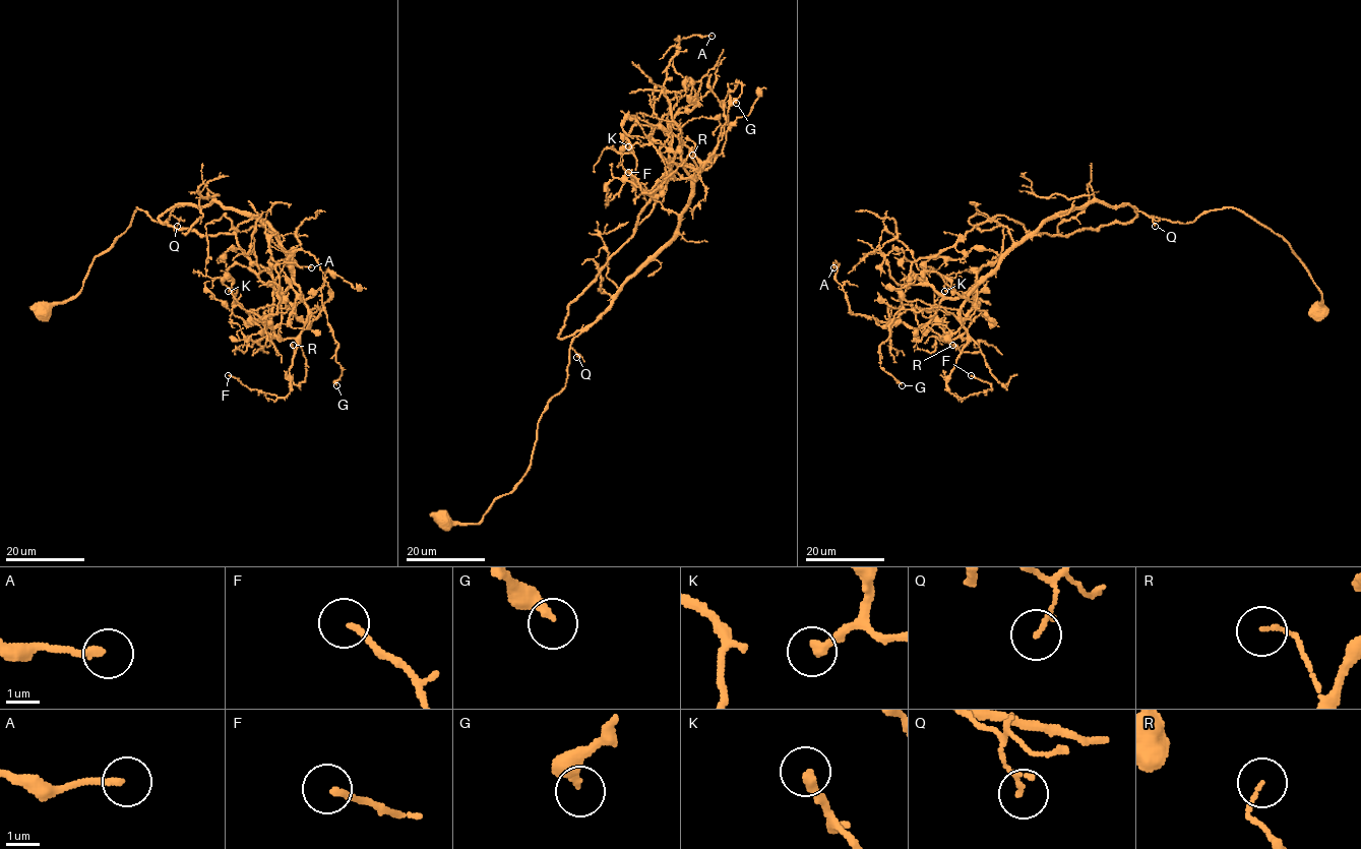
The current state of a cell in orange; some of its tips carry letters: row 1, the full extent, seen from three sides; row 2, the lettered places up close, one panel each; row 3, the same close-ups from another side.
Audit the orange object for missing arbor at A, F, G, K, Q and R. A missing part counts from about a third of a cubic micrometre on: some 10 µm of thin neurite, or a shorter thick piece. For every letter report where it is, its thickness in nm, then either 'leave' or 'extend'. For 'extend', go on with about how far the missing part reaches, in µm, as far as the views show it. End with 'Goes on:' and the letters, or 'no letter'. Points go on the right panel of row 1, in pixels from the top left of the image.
A: place (833, 267); calibre 200 nm; extend; missing 15 µm
F: place (971, 375); calibre 180 nm; leave
G: place (902, 385); calibre 280 nm; leave
K: place (944, 291); calibre 320 nm; extend; missing 20 µm
Q: place (1155, 226); calibre 130 nm; leave
R: place (952, 345); calibre 100 nm; leave
Goes on: A, K

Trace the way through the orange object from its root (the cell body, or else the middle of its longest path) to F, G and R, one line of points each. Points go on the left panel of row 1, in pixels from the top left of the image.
F: (40, 311), (137, 207), (249, 211), (308, 319), (286, 397), (228, 375)
G: (40, 311), (80, 290), (137, 207), (165, 224), (220, 201), (275, 233), (302, 301), (327, 315), (336, 385)
R: (40, 311), (80, 290), (137, 207), (165, 224), (176, 206), (220, 201), (275, 233), (308, 310), (293, 345)

